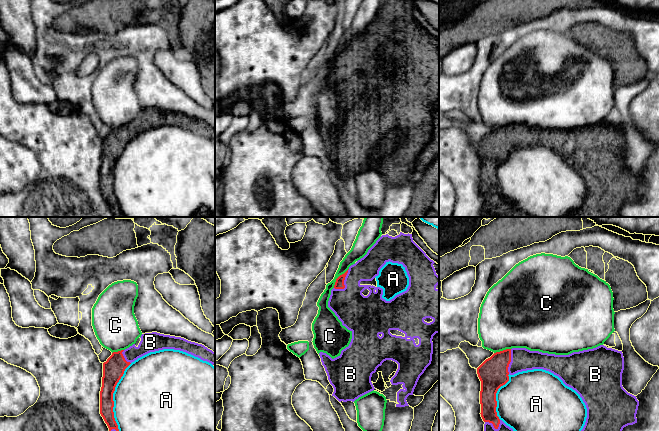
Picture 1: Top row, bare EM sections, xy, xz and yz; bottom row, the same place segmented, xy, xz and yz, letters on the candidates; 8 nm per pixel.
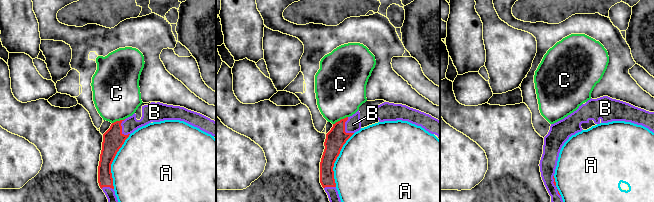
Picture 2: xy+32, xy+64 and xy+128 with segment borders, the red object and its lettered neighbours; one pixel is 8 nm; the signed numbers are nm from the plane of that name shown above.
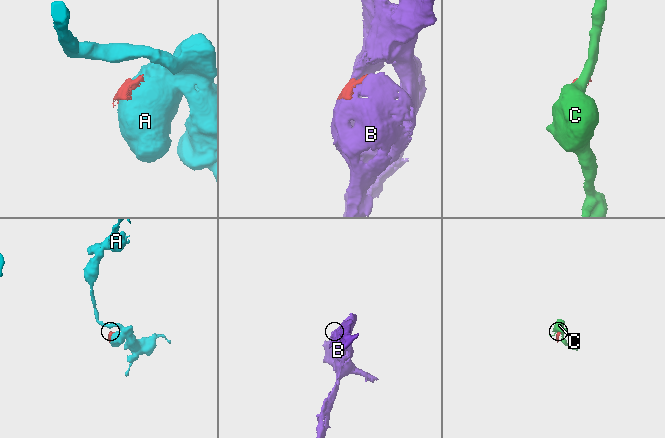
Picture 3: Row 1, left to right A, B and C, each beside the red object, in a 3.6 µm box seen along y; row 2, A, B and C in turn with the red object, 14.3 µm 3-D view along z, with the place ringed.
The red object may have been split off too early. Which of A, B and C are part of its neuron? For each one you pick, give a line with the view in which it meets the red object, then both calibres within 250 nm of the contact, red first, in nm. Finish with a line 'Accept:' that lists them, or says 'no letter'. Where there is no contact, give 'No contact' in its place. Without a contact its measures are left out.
B: Touches red in xz. Thickness 80 nm (red) against 280 nm
Accept: B

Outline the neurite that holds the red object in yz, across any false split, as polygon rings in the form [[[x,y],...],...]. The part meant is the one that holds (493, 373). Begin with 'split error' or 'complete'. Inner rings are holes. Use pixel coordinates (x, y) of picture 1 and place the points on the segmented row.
split error; [[[600,345],[593,349],[573,352],[569,355],[555,355],[530,351],[526,348],[512,348],[494,353],[478,368],[477,374],[481,381],[480,404],[484,431],[513,431],[496,412],[496,393],[509,381],[509,374],[543,369],[558,376],[563,383],[575,390],[587,408],[587,418],[581,431],[622,431],[624,427],[637,423],[639,401],[636,396],[628,393],[622,386],[624,357],[622,351]]]

